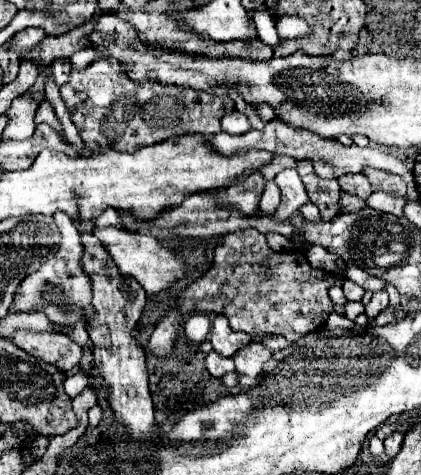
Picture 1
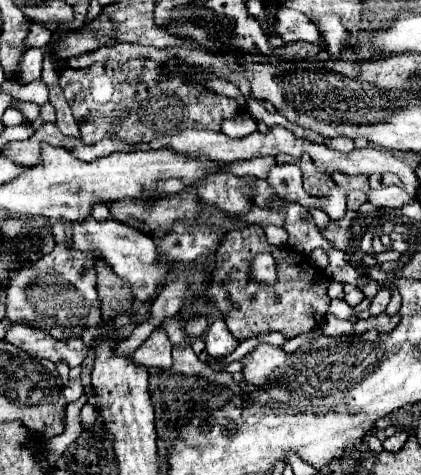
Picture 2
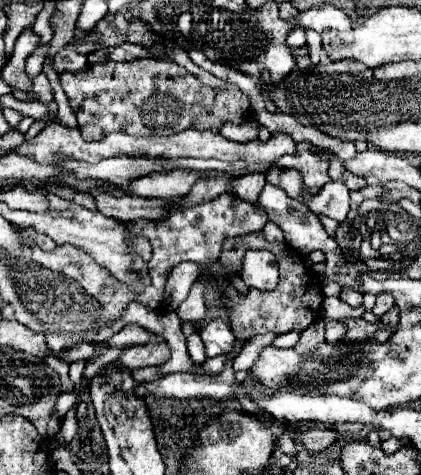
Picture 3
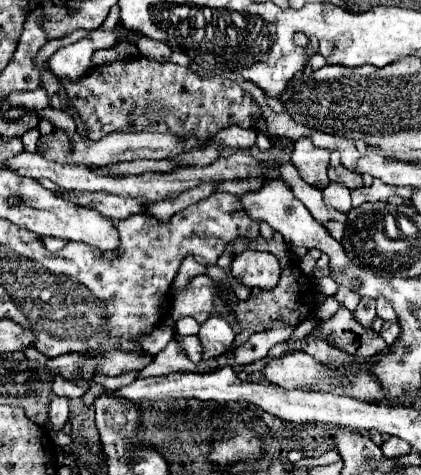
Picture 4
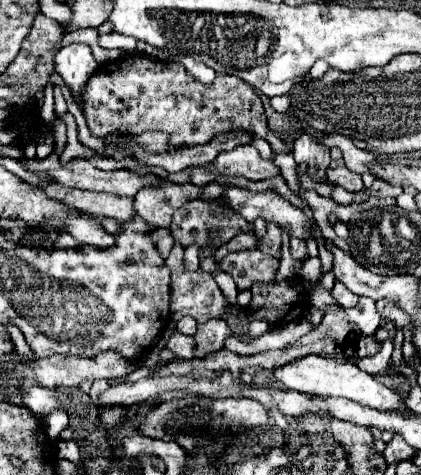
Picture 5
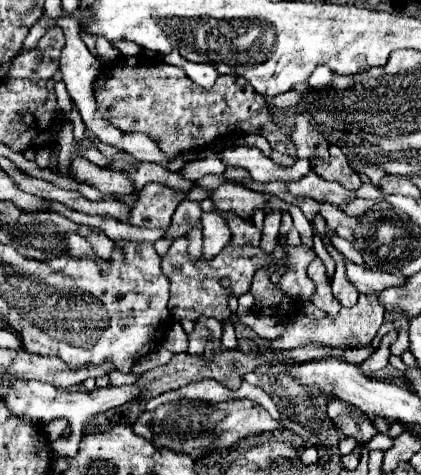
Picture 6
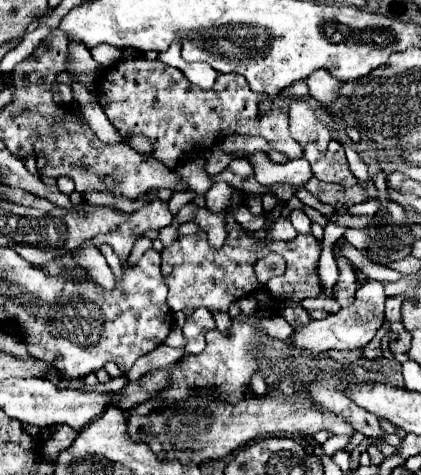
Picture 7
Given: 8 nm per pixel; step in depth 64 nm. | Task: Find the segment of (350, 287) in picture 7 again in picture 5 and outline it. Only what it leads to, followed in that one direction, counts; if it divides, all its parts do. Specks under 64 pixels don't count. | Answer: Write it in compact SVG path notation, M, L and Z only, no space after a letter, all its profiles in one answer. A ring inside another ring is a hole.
M338 280L334 282L334 288L332 288L332 296L334 300L342 306L342 308L352 308L358 304L358 296L354 292L350 292L344 284L340 284Z

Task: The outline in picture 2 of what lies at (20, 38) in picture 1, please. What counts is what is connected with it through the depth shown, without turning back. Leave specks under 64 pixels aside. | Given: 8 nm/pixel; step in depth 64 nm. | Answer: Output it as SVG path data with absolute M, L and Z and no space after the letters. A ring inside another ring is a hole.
M32 22L32 26L30 26L30 34L26 36L24 44L28 44L30 48L32 48L32 46L44 48L50 40L52 40L52 32L50 32L44 24L40 24L40 22Z

